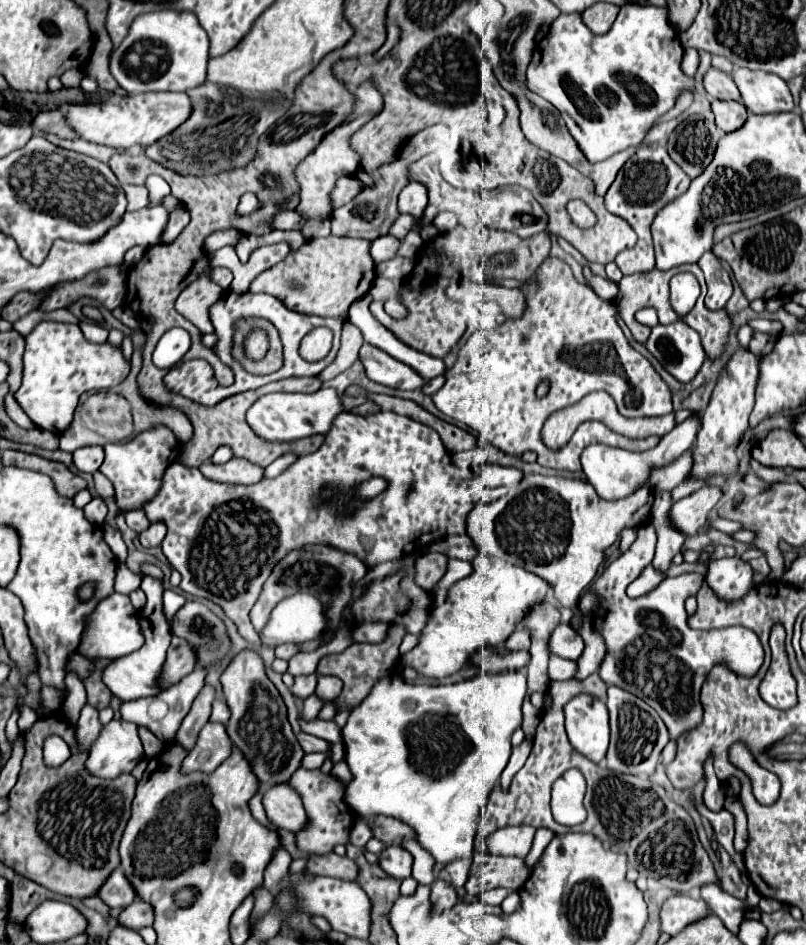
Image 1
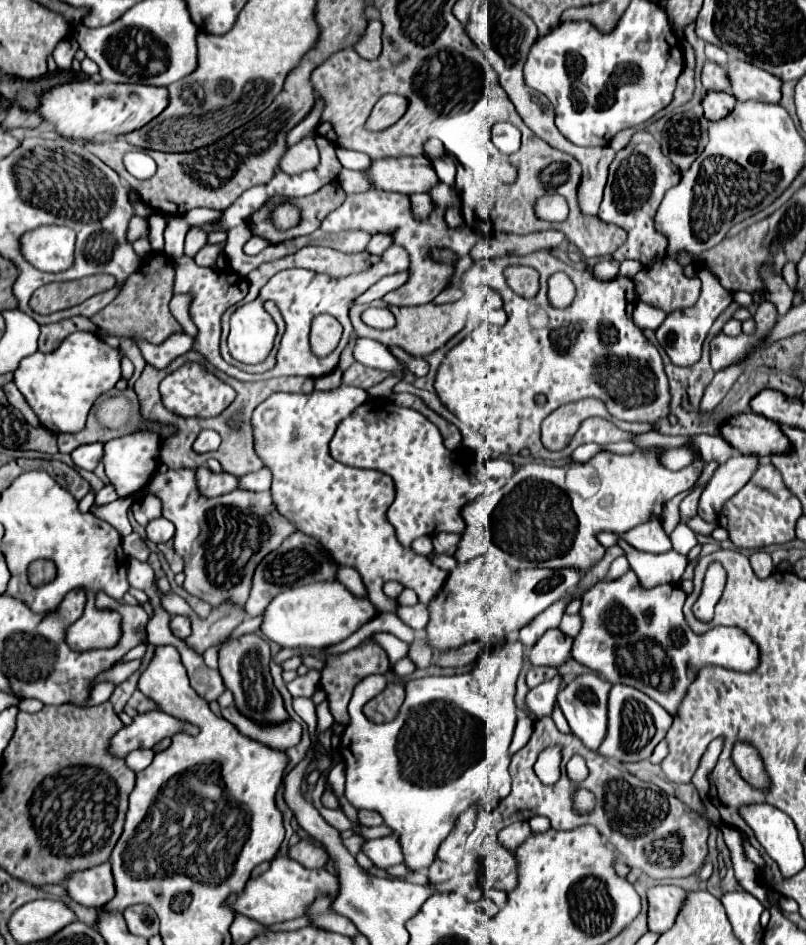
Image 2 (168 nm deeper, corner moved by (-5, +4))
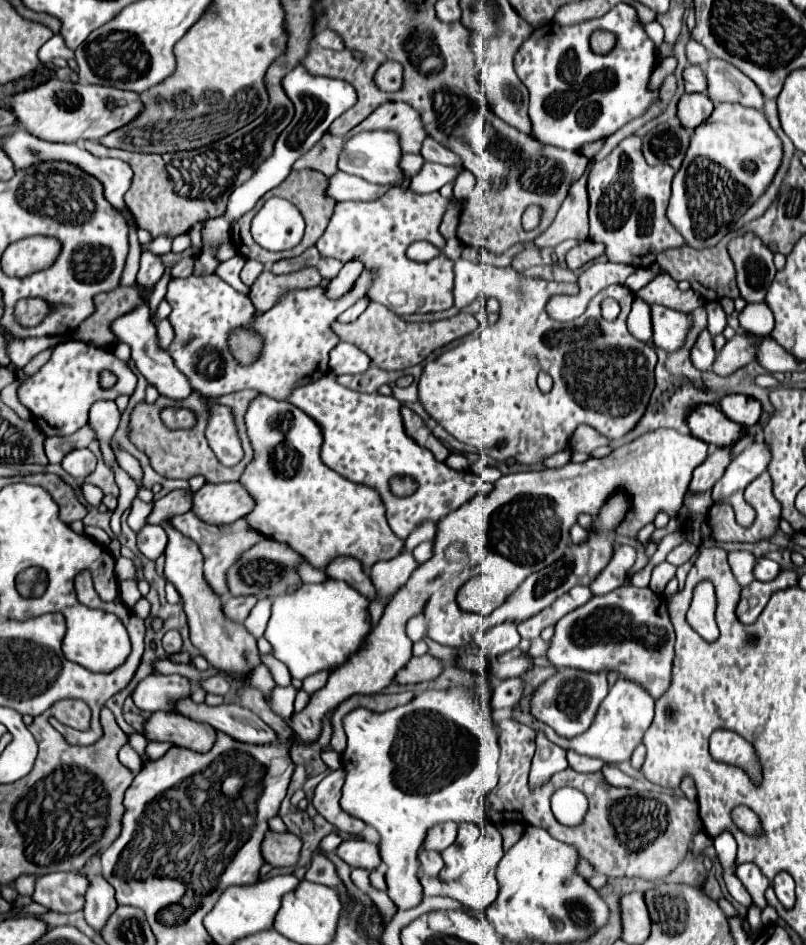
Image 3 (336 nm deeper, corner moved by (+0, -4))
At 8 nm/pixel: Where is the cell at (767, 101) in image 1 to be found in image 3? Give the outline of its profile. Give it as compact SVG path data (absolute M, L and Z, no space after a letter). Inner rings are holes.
M710 58L708 68L708 96L712 102L736 102L750 108L764 108L764 96L758 86L742 74L730 62L722 62L718 58Z

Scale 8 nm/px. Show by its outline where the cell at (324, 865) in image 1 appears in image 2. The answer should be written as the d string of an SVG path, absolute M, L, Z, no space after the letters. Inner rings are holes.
M299 840L295 846L289 846L287 854L305 868L323 868L323 864L329 862L329 856L323 846L309 844L307 840Z

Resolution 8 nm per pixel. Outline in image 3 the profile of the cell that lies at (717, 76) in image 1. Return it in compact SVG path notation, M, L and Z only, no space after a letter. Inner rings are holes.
M688 66L684 70L684 84L686 84L686 92L706 92L708 90L708 82L706 82L706 72L700 66Z

